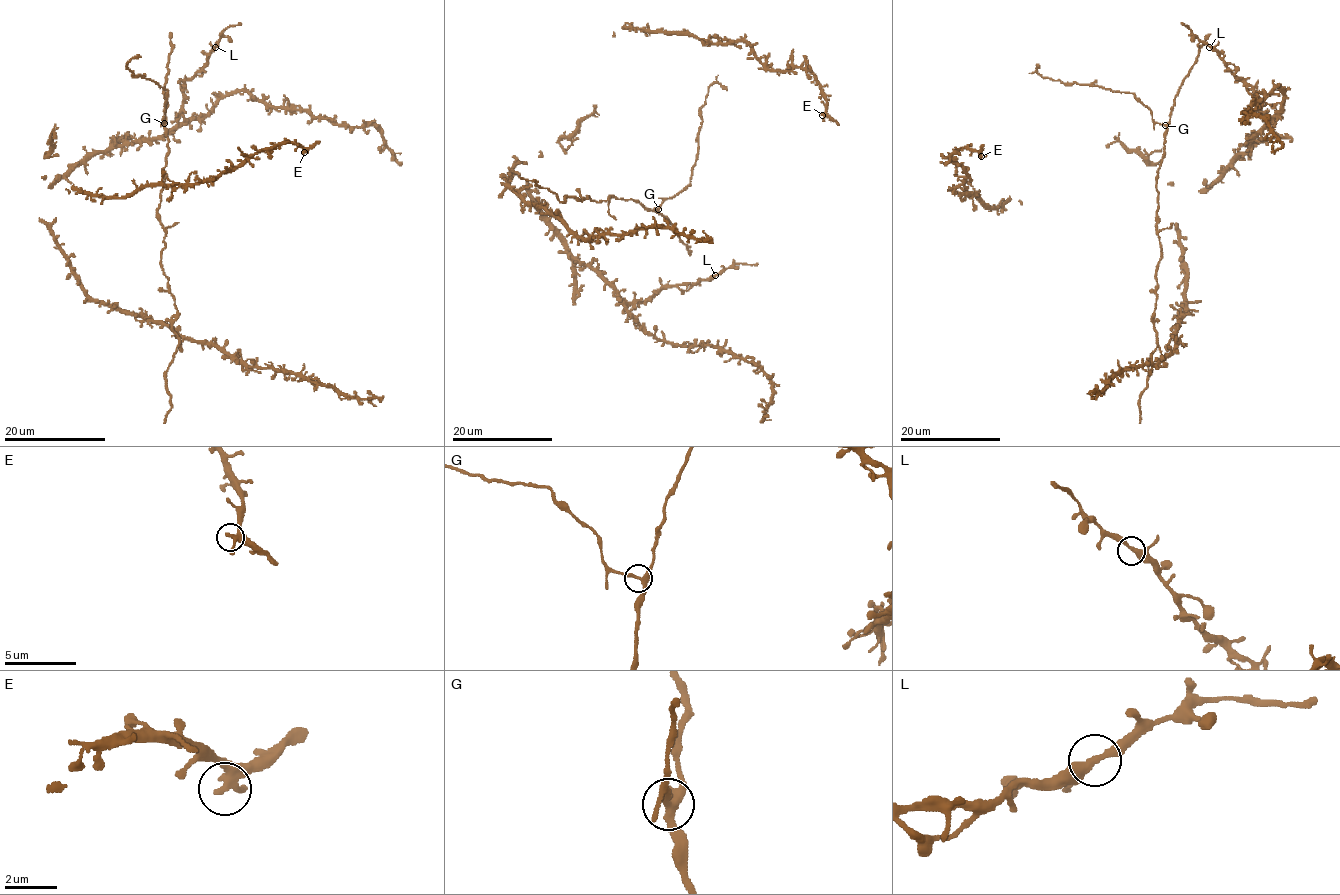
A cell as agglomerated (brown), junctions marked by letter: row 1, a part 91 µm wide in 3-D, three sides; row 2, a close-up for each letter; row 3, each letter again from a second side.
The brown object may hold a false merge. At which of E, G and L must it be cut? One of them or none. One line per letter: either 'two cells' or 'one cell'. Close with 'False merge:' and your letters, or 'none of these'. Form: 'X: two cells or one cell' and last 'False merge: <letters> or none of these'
E: one cell
G: two cells
L: one cell
False merge: G

